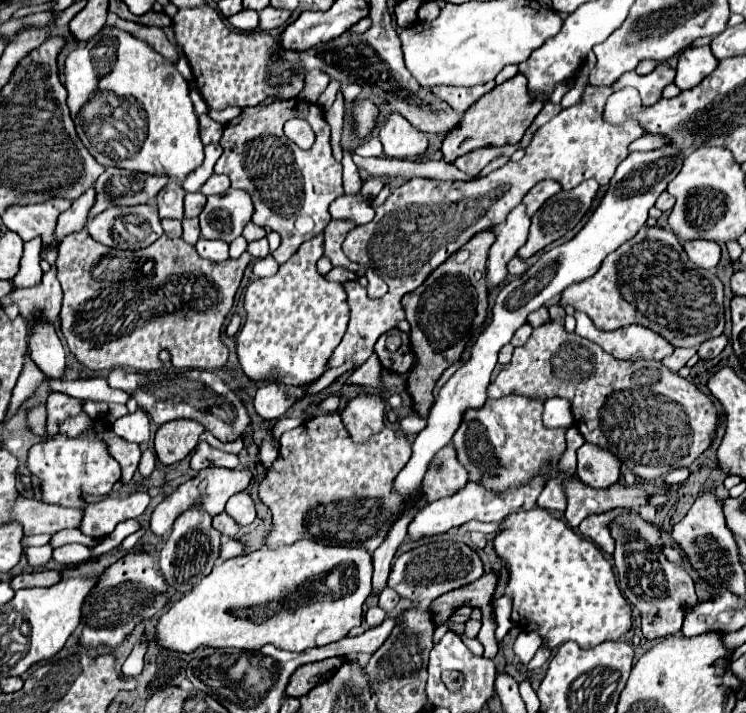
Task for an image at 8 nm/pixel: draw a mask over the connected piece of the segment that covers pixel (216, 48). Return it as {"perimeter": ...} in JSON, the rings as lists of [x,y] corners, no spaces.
{"perimeter":[[[207,4],[203,8],[183,8],[171,20],[175,40],[187,56],[195,84],[209,108],[225,110],[229,106],[257,106],[269,96],[291,100],[305,88],[305,70],[299,52],[281,46],[281,30],[249,34],[229,30],[219,12]]]}

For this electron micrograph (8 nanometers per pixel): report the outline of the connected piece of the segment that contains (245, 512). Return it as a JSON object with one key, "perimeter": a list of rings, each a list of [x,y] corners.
{"perimeter":[[[237,492],[237,494],[233,494],[233,496],[229,498],[229,502],[227,502],[225,512],[227,512],[229,516],[233,516],[233,520],[235,520],[237,524],[241,524],[241,526],[251,524],[251,522],[255,520],[255,516],[257,516],[255,502],[253,502],[253,498],[249,496],[249,492]]]}

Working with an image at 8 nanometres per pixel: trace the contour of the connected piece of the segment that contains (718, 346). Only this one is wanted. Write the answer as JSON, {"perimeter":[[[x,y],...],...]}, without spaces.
{"perimeter":[[[721,334],[721,336],[711,338],[711,340],[707,340],[707,342],[701,344],[701,346],[699,346],[699,356],[701,356],[703,360],[711,360],[711,358],[719,356],[725,346],[727,346],[727,336]]]}

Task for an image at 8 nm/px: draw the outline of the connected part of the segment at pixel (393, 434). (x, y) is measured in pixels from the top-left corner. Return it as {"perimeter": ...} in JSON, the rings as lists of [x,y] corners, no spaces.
{"perimeter":[[[329,412],[329,414],[319,414],[315,416],[313,420],[301,424],[299,428],[295,430],[289,430],[289,432],[283,432],[281,434],[281,452],[277,456],[277,460],[265,470],[265,478],[259,482],[259,500],[271,510],[273,514],[273,524],[271,524],[271,530],[265,538],[265,544],[267,546],[275,546],[275,544],[293,544],[297,540],[315,540],[319,544],[325,544],[325,546],[351,546],[351,548],[365,548],[369,554],[387,538],[391,526],[395,524],[395,520],[401,516],[401,510],[403,510],[403,496],[399,496],[397,492],[393,492],[393,480],[395,476],[399,474],[399,470],[409,462],[411,458],[411,442],[409,442],[409,436],[405,436],[405,432],[399,432],[397,428],[393,426],[383,426],[383,432],[377,432],[375,436],[371,436],[369,440],[361,442],[361,444],[355,444],[347,432],[347,428],[343,426],[343,420],[341,420],[341,414],[339,412]]]}

